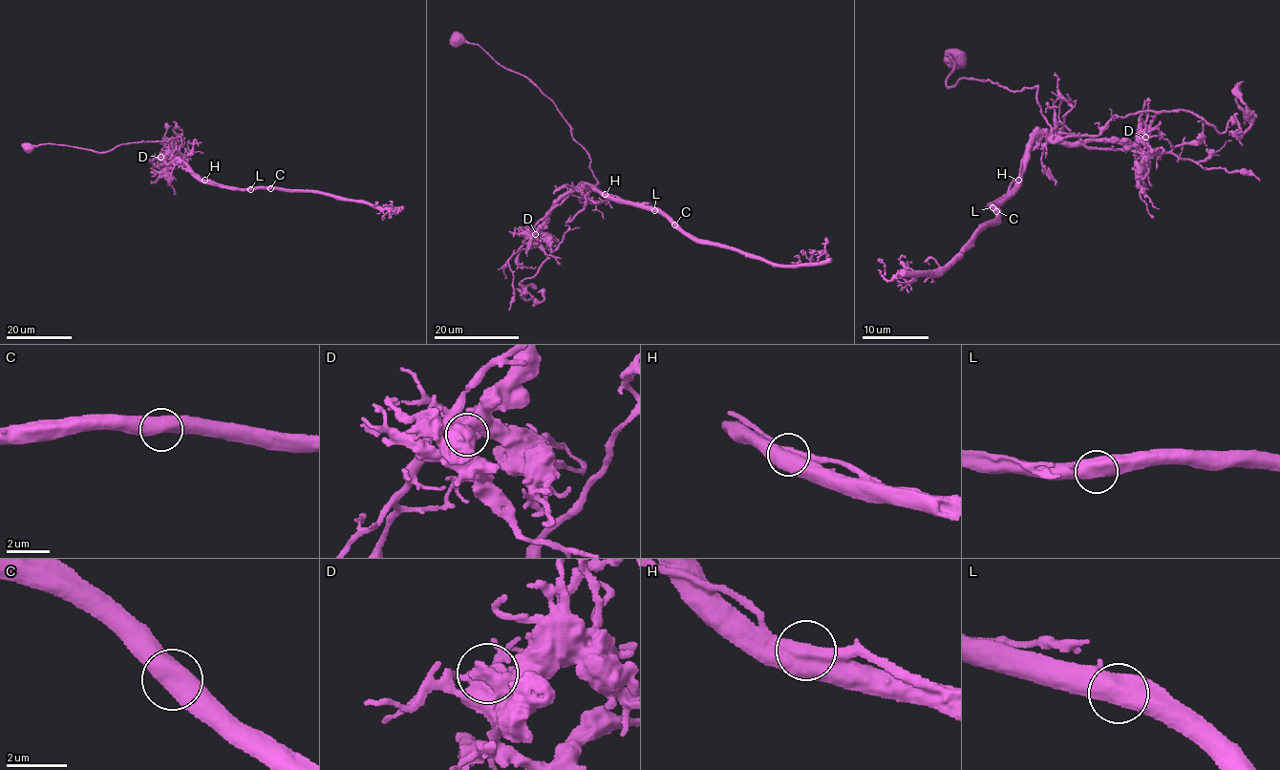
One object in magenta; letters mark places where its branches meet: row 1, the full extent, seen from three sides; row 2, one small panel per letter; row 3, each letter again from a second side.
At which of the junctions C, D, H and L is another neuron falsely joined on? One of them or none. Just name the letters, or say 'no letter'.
H

